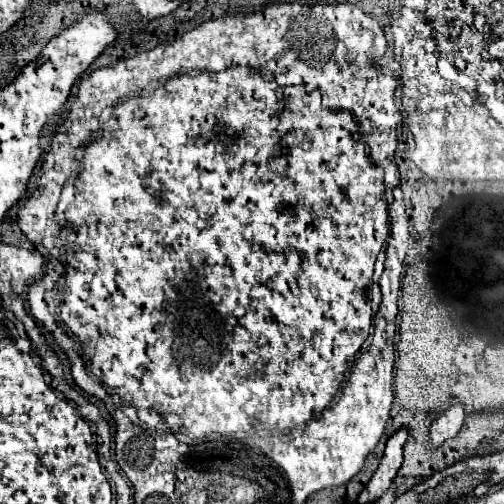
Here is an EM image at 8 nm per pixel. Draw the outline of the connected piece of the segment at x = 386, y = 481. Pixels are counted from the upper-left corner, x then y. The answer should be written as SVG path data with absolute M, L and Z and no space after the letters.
M400 427L388 441L386 441L386 449L384 455L380 459L380 465L376 469L376 473L372 475L370 483L366 485L366 493L370 501L376 501L392 483L392 479L396 477L400 465L402 465L402 447L408 439L408 429Z

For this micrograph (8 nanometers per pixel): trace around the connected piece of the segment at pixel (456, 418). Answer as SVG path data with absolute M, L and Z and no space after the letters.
M462 403L450 405L446 411L442 411L434 419L434 423L430 427L428 447L436 447L436 445L444 443L446 439L452 439L454 435L458 435L458 431L464 425L464 419L466 419L466 413L464 413L464 405Z

